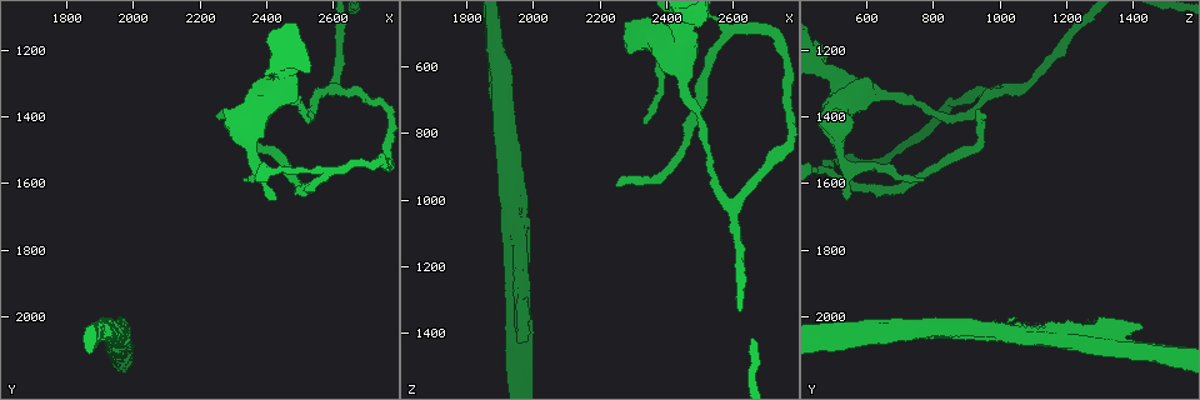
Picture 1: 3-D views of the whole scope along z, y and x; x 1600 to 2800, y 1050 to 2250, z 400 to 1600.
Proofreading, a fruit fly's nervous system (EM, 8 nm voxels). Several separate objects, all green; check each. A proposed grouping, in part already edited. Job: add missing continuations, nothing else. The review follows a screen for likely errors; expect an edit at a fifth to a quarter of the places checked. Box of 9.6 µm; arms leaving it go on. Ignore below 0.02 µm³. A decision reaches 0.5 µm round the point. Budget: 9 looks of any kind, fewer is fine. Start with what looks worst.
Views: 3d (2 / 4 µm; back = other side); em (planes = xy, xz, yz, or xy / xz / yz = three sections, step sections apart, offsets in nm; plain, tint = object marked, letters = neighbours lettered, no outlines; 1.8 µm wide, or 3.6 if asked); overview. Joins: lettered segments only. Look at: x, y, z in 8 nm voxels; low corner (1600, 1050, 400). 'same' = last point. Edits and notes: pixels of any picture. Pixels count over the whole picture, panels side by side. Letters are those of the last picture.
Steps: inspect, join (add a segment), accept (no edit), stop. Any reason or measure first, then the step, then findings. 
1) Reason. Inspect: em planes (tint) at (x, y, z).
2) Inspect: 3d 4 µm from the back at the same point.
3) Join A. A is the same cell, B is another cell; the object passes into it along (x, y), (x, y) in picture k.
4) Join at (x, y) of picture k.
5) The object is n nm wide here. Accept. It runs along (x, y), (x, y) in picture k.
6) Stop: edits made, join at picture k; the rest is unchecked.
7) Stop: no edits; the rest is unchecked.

Branch stops here. Inspect: em xz step 8 (letters) at (2250, 1390, 950).

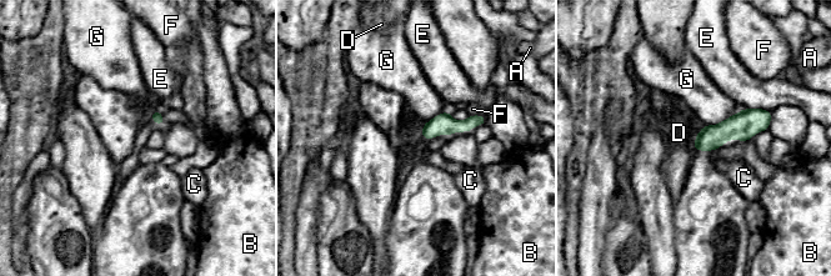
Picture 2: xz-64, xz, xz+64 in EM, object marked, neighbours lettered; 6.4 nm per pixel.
Inspect: em planes (letters) at the same point.

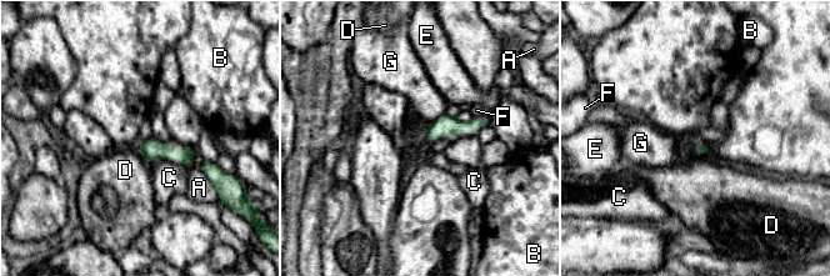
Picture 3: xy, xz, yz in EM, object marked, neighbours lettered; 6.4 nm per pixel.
Accept. A, B, C, D, E, F and G are other cells; none of them fits.

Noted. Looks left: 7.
Narrows sharply. Inspect: em planes (letters) at (2450, 1260, 470).

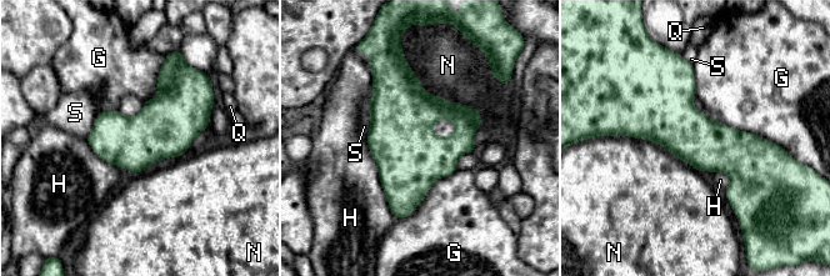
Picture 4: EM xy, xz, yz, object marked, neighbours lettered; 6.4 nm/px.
The object is 320 nm wide here. Accept. G, H, N, Q and S are other cells; a border runs along (458, 169), (394, 219) in picture 4; no lettered segment goes on from it.

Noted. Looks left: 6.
Tapers out. Inspect: em planes (letters) at (2330, 1590, 770).

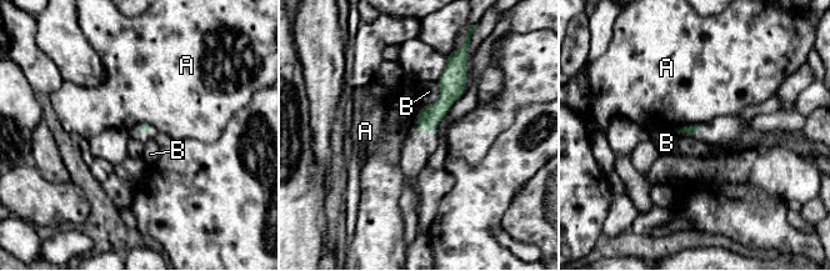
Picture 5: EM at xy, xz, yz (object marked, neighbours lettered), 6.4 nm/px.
Accept. A and B are other cells; no lettered segment goes on from it.

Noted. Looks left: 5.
Three arms meet. Inspect: em xy step 16 (letters) at (2580, 1320, 1010).

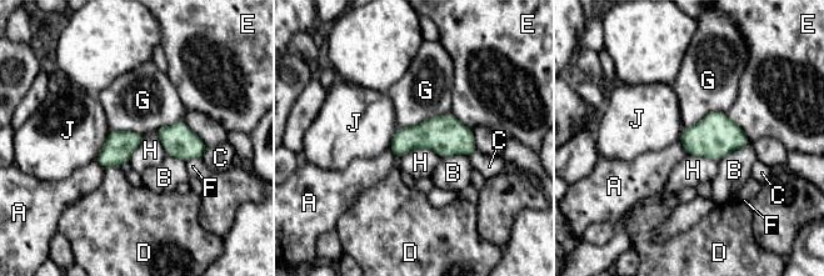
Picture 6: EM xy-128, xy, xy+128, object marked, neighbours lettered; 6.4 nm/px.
Accept. A, B, C, D, E, F, G, H and J are other cells; a border runs along (440, 157), (413, 149), (398, 159) in picture 6; none of them fits.

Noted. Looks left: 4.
Stop: no edits; the rest is unchecked.

